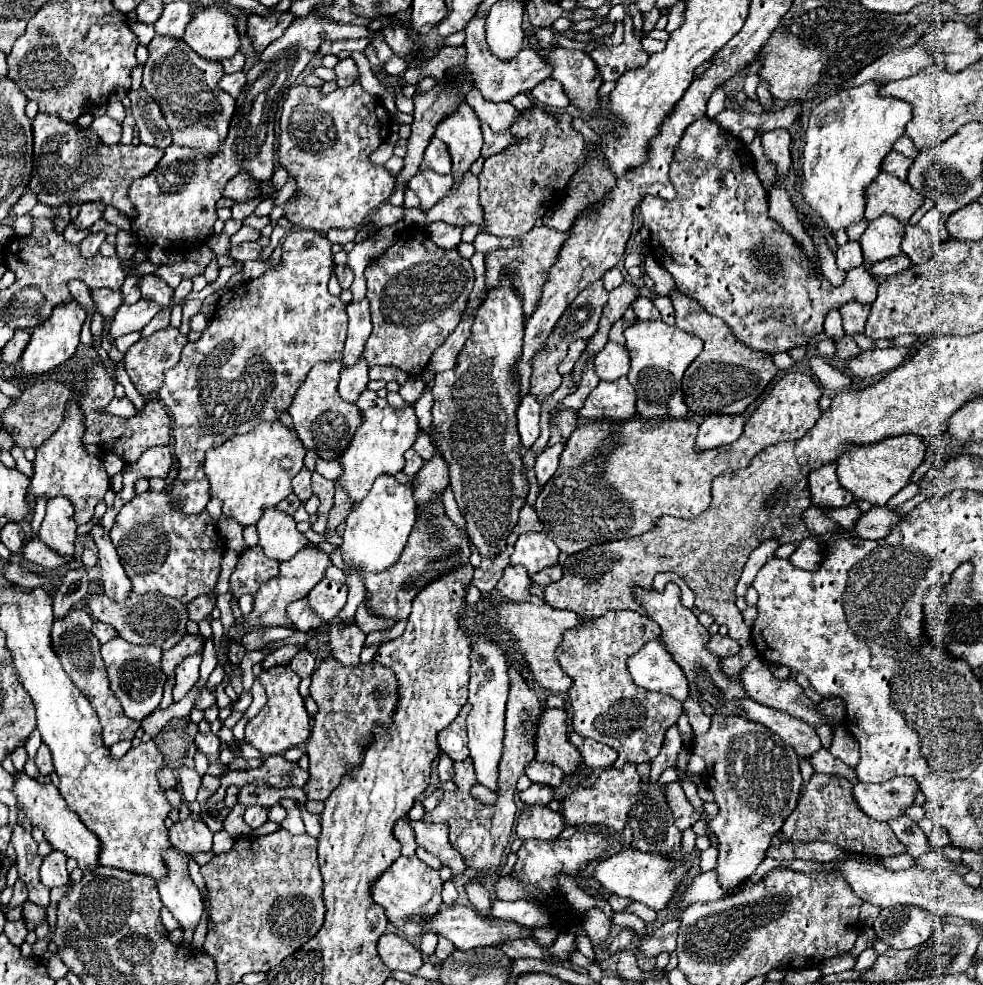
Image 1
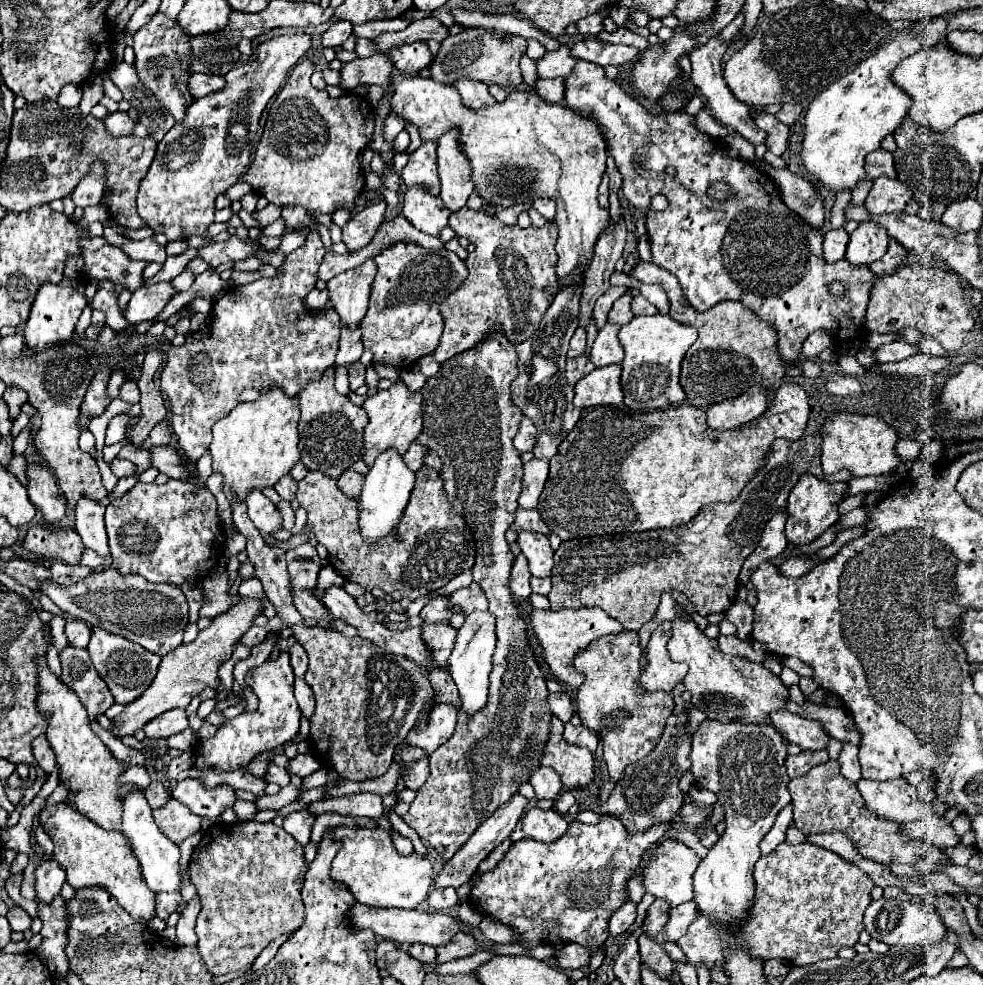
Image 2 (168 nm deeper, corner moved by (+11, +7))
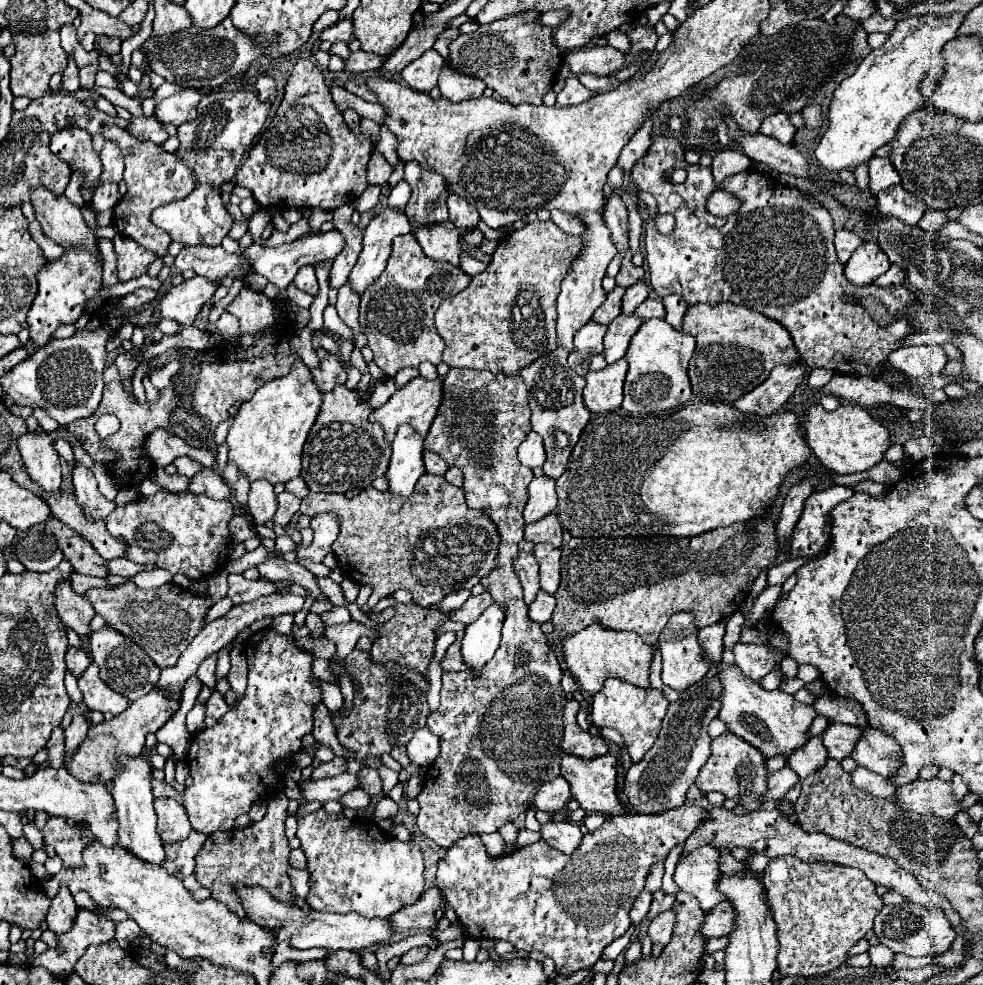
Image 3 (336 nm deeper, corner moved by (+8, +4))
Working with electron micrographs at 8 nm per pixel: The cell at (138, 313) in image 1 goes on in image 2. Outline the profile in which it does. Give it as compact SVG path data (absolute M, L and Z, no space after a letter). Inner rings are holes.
M161 282L153 286L141 286L133 292L133 298L125 310L125 318L131 324L141 324L145 320L155 320L167 302L177 294L171 282Z

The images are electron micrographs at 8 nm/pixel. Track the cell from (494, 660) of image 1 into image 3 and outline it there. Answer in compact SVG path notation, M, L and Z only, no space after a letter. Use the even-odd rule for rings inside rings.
M490 605L474 623L464 629L460 655L470 667L472 677L480 677L484 665L494 657L500 645L500 629L504 623L504 609Z

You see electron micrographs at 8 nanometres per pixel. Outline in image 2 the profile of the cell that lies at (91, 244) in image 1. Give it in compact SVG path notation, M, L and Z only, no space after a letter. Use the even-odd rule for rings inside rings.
M87 206L85 208L85 214L83 214L83 218L79 220L79 228L87 228L91 222L105 222L109 218L109 214L107 214L107 210L103 208L103 206Z

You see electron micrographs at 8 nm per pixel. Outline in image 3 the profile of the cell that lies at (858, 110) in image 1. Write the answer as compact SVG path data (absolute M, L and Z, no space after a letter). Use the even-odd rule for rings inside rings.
M954 13L952 17L938 17L938 15L922 15L922 17L910 17L904 21L898 21L894 31L890 33L888 41L880 47L870 51L870 55L858 65L856 73L846 77L834 91L834 97L830 101L830 109L828 109L828 129L820 139L820 145L816 147L814 155L820 163L820 167L824 167L826 171L854 171L860 163L866 163L874 157L874 151L886 143L892 141L892 137L896 135L896 129L900 125L900 121L910 115L916 109L922 109L930 103L930 97L922 93L920 89L920 79L926 75L926 69L938 69L938 77L942 71L942 47L946 41L956 37L958 27L962 25L964 15Z

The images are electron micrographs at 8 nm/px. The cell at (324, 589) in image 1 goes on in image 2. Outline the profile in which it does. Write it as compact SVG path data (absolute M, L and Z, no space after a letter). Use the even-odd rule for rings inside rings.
M325 566L317 578L317 584L319 584L319 590L327 590L329 586L337 584L337 586L343 586L345 584L345 578L341 578L341 574L337 574L331 566Z

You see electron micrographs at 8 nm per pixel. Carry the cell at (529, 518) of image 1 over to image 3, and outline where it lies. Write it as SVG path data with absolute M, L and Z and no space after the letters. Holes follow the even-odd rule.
M550 513L548 517L536 523L528 523L524 527L524 539L532 543L552 543L554 547L560 547L562 545L562 525L556 519L556 515Z

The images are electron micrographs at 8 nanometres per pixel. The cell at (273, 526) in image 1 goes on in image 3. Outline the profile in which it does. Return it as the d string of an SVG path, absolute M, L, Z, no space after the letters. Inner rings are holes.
M254 481L250 485L250 495L248 495L248 509L254 517L254 523L264 525L272 521L276 507L278 507L278 501L272 491L272 485L268 481Z

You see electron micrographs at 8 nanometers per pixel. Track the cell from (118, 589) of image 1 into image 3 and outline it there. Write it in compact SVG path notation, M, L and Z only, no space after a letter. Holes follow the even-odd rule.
M76 465L74 471L72 471L72 483L74 483L76 501L84 509L84 517L106 519L114 511L116 503L102 497L90 469L86 469L84 465Z

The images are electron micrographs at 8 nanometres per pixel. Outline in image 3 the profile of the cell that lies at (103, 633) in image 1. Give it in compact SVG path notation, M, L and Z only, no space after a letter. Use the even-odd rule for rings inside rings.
M68 647L68 653L66 653L66 667L78 677L86 667L90 665L90 657L88 657L88 651L84 647Z

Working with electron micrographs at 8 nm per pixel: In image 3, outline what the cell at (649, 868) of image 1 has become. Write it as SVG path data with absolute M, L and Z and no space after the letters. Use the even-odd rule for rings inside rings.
M704 845L688 855L680 855L674 871L674 883L680 891L694 895L700 909L710 911L712 905L724 901L724 895L716 889L718 875L718 849Z

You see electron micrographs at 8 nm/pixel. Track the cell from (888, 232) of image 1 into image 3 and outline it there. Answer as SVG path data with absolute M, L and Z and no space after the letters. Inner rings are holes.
M864 241L856 253L852 253L850 261L846 263L844 275L854 285L870 285L878 275L882 275L890 267L886 253L876 245L876 241Z

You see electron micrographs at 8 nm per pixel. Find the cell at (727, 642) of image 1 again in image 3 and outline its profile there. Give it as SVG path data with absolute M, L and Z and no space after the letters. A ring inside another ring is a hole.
M736 643L732 651L736 657L736 665L752 681L760 681L766 673L772 671L776 661L784 657L784 653L780 649L776 649L772 643L762 643L762 645Z

